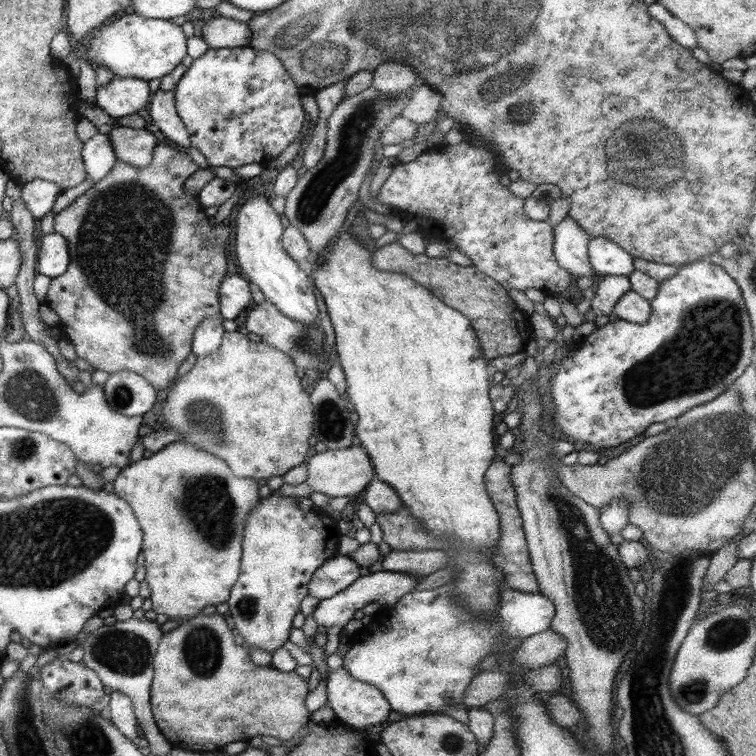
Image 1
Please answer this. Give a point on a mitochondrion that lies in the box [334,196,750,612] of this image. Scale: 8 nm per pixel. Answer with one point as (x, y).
(709, 347)

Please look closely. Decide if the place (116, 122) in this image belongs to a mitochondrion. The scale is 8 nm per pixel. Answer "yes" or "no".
no

